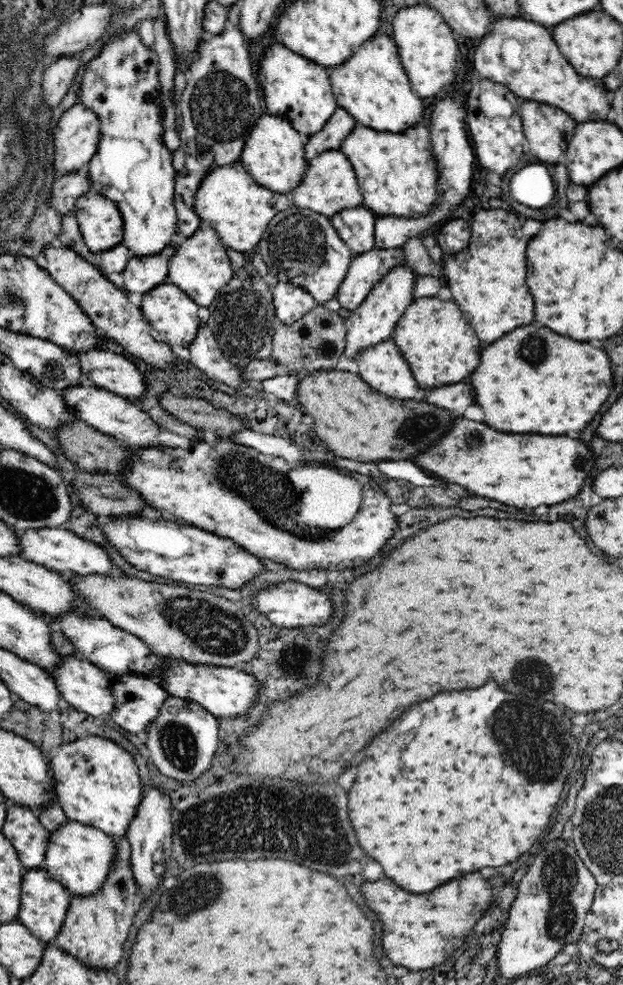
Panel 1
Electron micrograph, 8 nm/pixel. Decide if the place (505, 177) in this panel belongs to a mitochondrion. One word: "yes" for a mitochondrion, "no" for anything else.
no

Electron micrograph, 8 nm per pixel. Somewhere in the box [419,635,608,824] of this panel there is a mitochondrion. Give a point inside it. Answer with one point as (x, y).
(522, 730)

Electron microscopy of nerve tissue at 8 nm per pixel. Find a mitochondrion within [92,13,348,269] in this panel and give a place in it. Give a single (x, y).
(220, 104)

